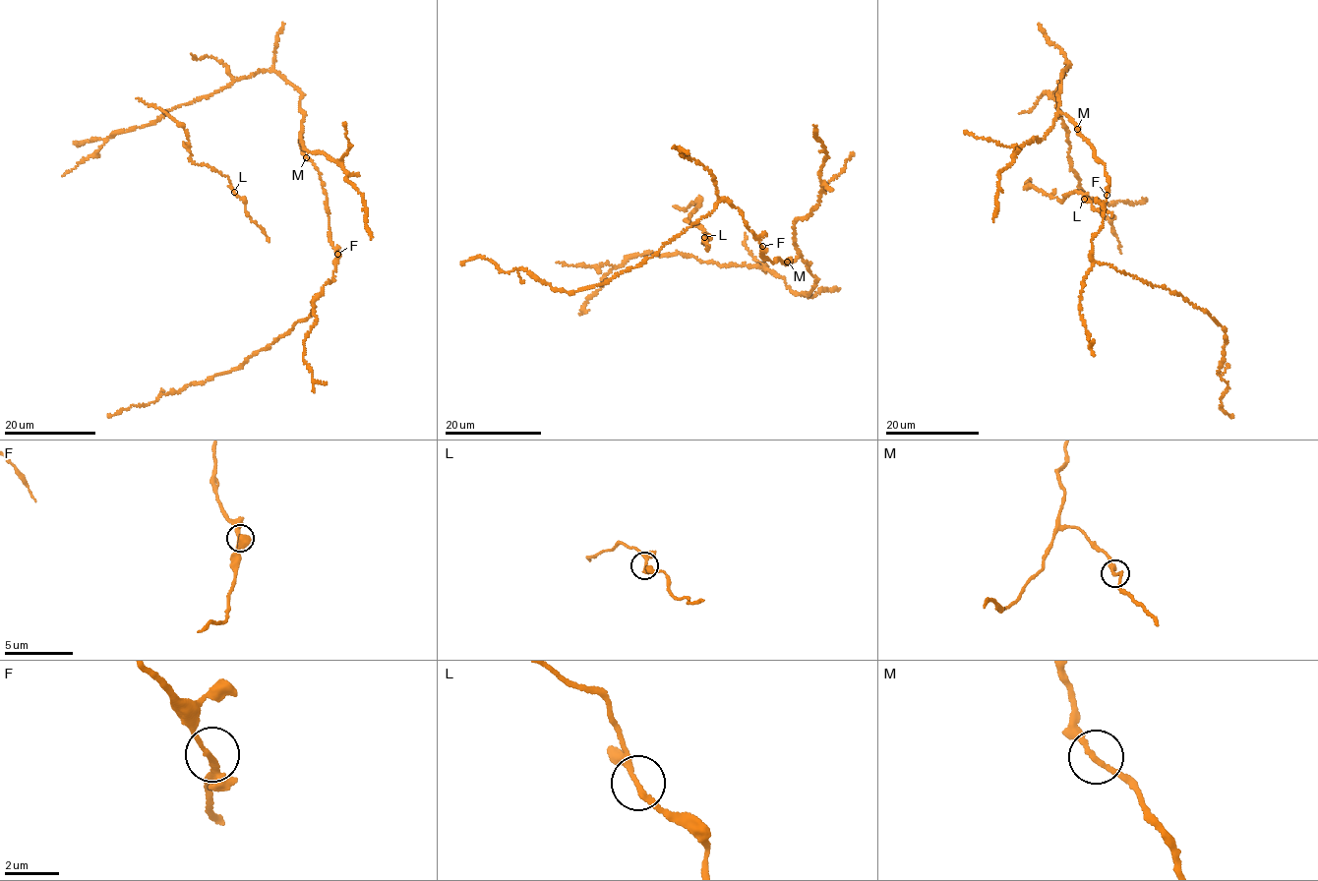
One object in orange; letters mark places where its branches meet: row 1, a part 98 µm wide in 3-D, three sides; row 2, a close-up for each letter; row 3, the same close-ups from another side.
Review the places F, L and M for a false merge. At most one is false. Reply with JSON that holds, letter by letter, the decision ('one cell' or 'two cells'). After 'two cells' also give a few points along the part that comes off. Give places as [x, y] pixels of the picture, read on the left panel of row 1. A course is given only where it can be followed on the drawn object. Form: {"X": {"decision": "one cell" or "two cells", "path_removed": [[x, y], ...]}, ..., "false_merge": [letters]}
{"F": {"decision": "one cell"}, "L": {"decision": "one cell"}, "M": {"decision": "one cell"}, "false_merge": []}

